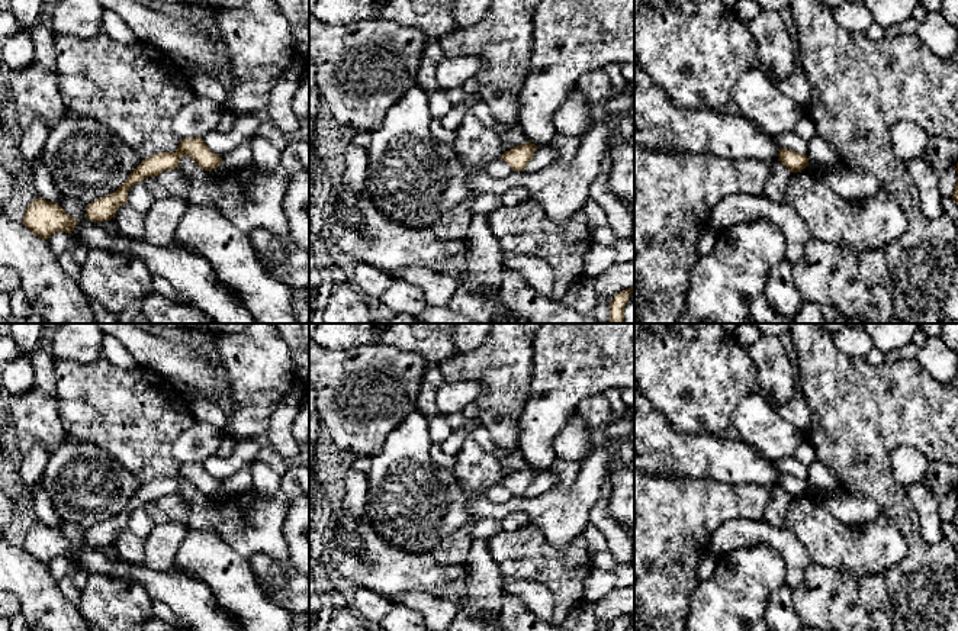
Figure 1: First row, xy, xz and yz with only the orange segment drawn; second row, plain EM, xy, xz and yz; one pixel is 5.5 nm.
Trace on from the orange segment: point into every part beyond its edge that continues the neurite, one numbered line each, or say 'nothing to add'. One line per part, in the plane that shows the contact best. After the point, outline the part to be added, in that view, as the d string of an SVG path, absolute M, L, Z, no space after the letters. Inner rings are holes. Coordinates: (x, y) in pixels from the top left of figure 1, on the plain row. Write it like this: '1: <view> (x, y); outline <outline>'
nothing to add

